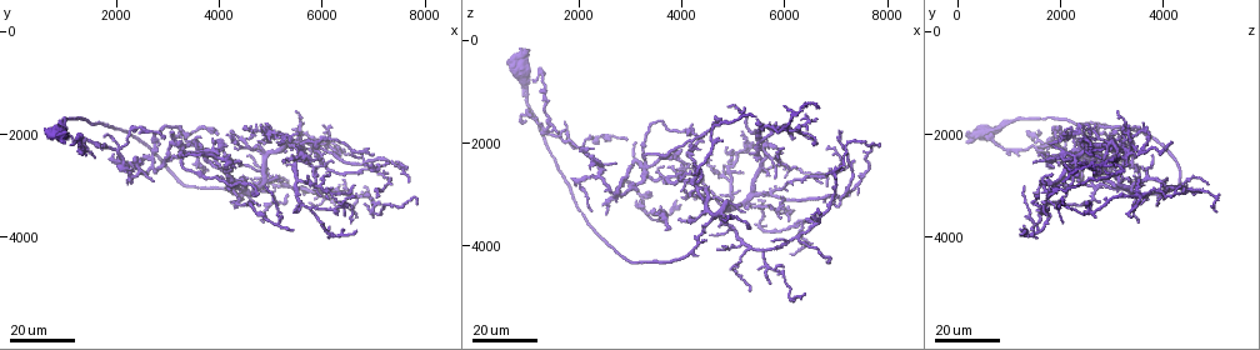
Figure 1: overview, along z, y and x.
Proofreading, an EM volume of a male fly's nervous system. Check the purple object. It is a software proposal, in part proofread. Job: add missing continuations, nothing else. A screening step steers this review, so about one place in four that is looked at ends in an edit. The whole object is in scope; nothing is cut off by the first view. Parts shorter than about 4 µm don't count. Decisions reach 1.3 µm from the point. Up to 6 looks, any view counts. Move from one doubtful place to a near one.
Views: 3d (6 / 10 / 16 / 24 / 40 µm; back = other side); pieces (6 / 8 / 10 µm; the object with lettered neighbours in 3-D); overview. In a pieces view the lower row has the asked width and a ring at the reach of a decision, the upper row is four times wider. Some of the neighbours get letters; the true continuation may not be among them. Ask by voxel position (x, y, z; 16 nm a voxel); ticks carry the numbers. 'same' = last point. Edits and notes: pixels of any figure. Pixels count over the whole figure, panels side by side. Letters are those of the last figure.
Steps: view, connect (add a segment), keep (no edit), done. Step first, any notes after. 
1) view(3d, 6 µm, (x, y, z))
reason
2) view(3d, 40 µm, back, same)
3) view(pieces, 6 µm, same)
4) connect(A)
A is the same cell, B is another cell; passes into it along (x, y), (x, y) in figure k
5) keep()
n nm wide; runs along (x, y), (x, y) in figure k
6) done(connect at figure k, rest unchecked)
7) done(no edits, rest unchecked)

view(3d, 24 µm, (4450, 2850, 3000))
thin end

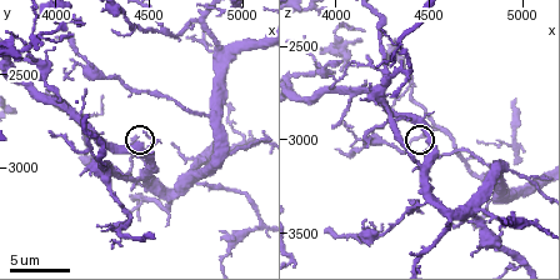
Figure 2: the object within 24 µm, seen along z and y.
view(pieces, 8 µm, (4480, 2800, 3060))

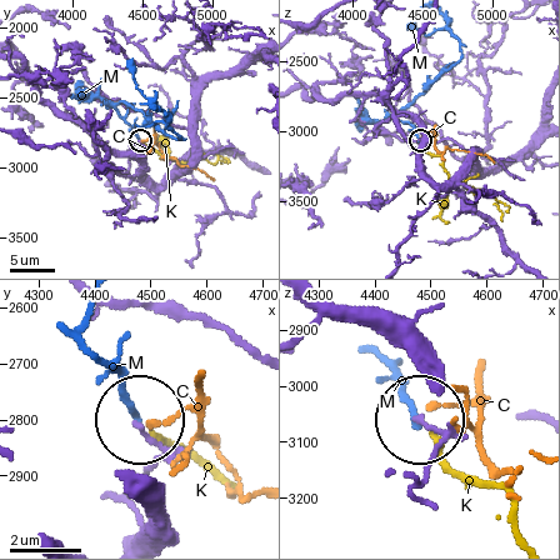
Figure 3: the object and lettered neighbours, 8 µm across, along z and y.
keep()
120 nm wide; C, K and M are other cells; none of them fits

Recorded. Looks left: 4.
view(3d, 24 µm, (4250, 1900, 3100))
branch stops here

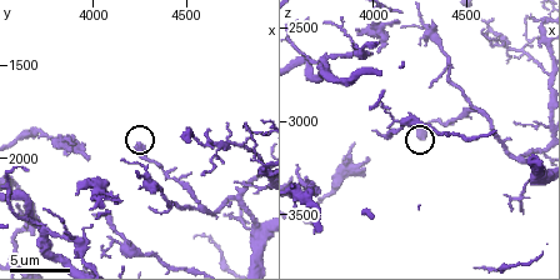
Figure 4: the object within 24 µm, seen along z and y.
view(pieces, 8 µm, same)
what lies round it

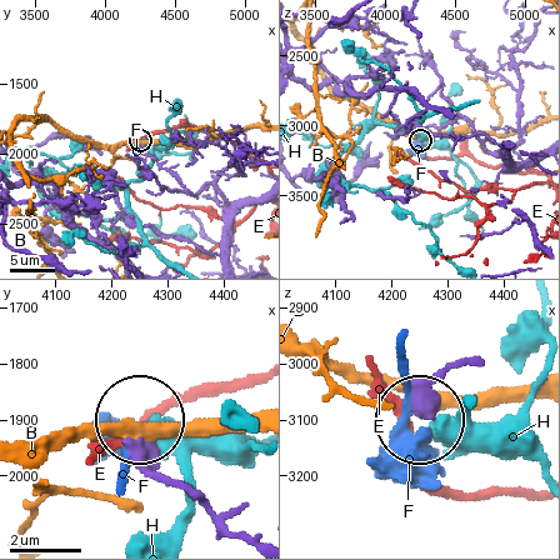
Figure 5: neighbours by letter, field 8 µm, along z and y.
keep()
B, E, F and H are other cells; runs along (233, 534), (161, 474), (146, 433) in figure 5; no lettered segment goes on from it

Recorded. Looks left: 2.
view(pieces, 10 µm, (3580, 2240, 3260))
tapers out

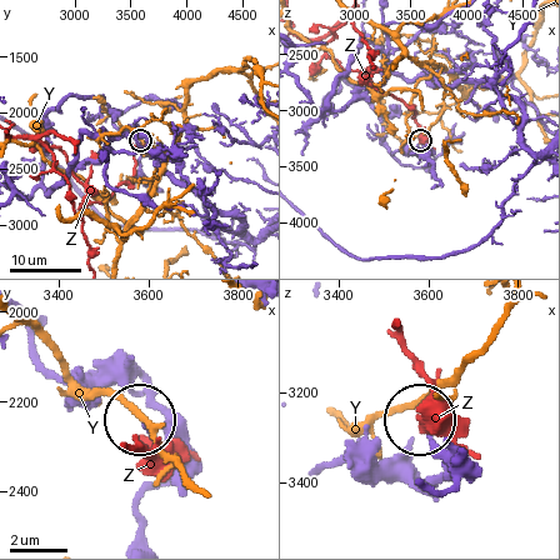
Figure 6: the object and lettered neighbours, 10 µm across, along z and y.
keep()
Y and Z are other cells; none of them fits

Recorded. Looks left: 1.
done(no edits, rest unchecked)

